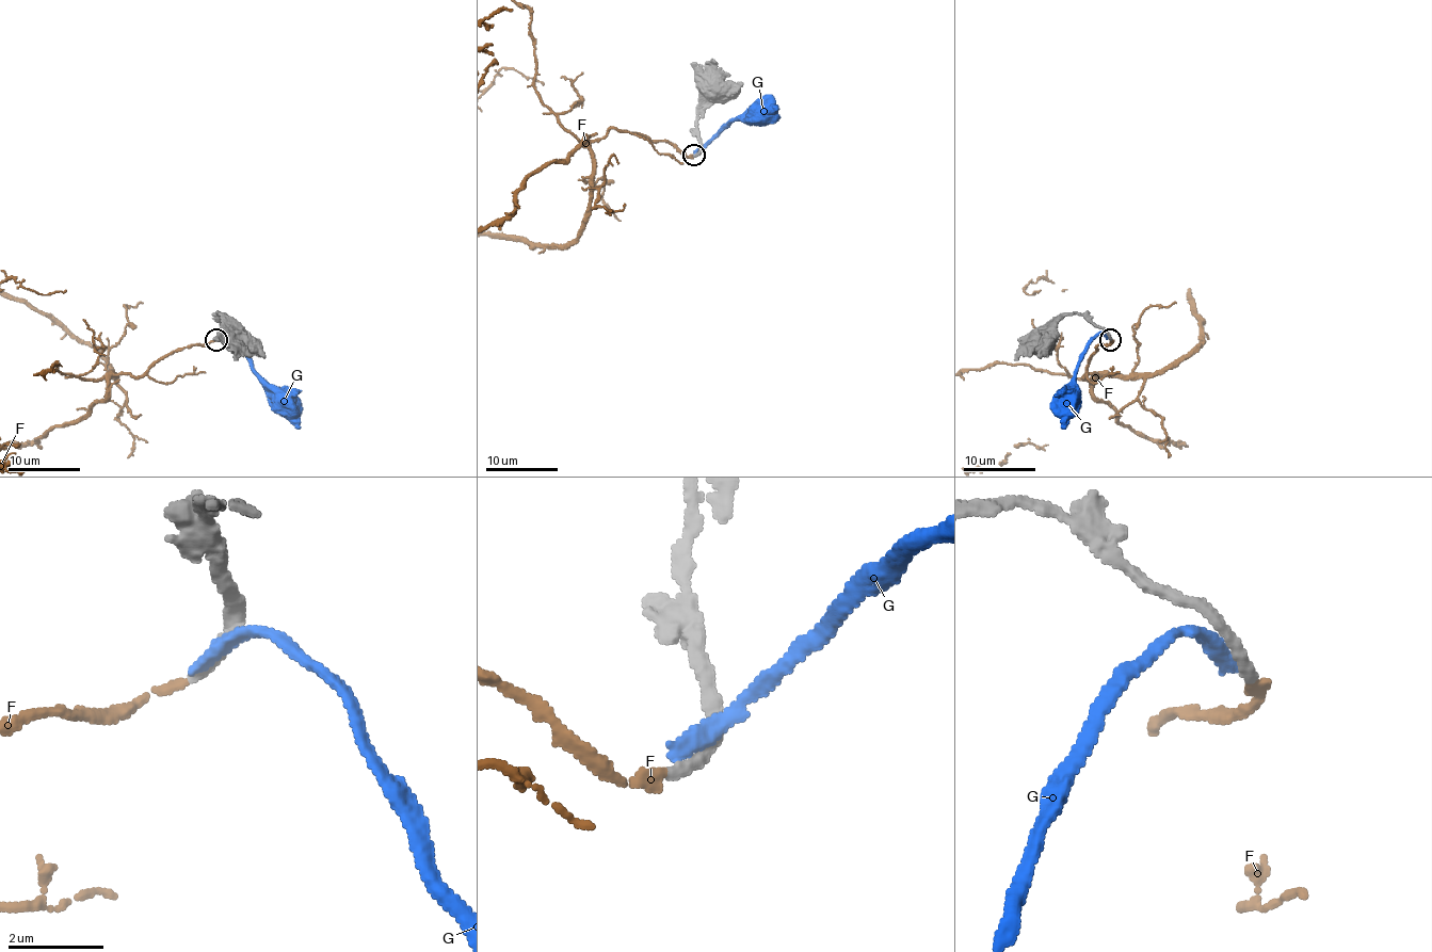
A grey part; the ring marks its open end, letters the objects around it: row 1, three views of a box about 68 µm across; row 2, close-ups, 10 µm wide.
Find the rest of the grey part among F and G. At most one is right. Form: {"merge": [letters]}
{"merge": ["F"]}

